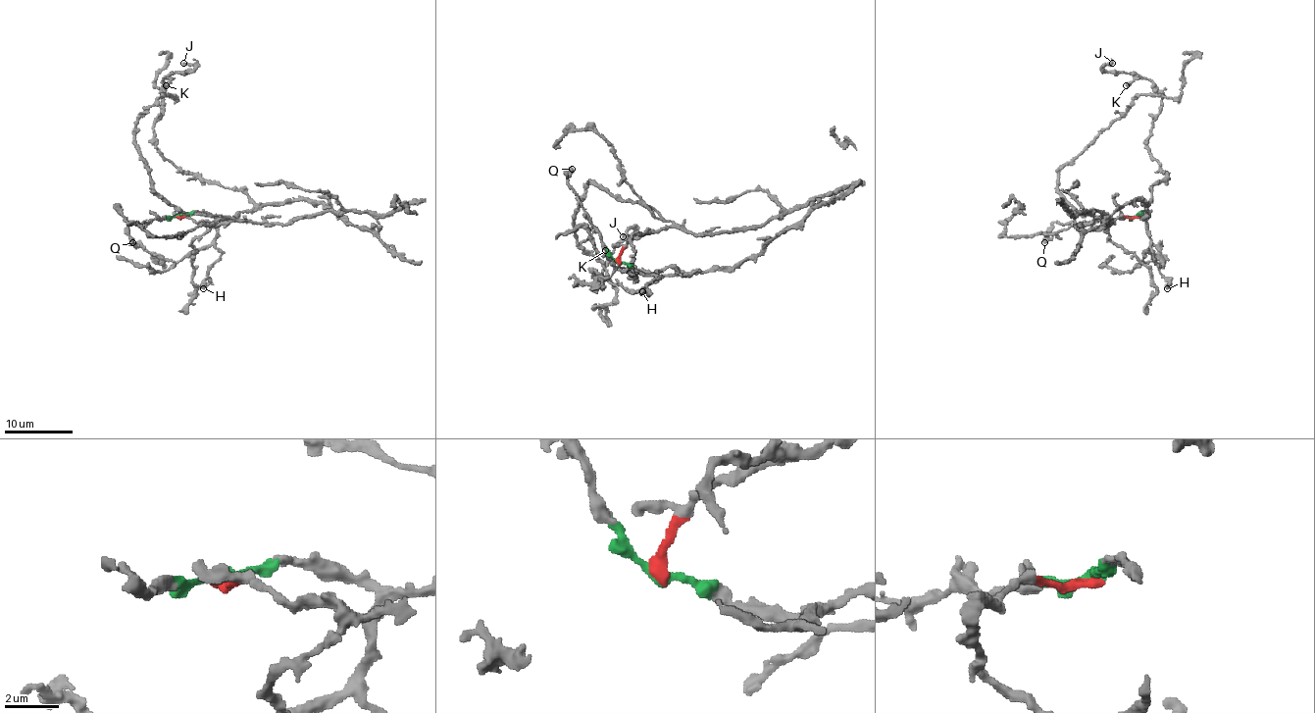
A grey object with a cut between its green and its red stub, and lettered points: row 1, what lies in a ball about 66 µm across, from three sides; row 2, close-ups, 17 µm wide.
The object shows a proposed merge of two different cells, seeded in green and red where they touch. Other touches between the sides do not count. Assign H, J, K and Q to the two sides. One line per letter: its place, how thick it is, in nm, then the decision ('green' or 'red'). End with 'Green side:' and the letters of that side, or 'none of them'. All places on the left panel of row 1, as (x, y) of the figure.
H: place (203, 288); calibre 360 nm; green
J: place (183, 63); calibre 320 nm; green
K: place (166, 85); calibre 440 nm; green
Q: place (132, 242); calibre 380 nm; green
Green side: H, J, K, Q

